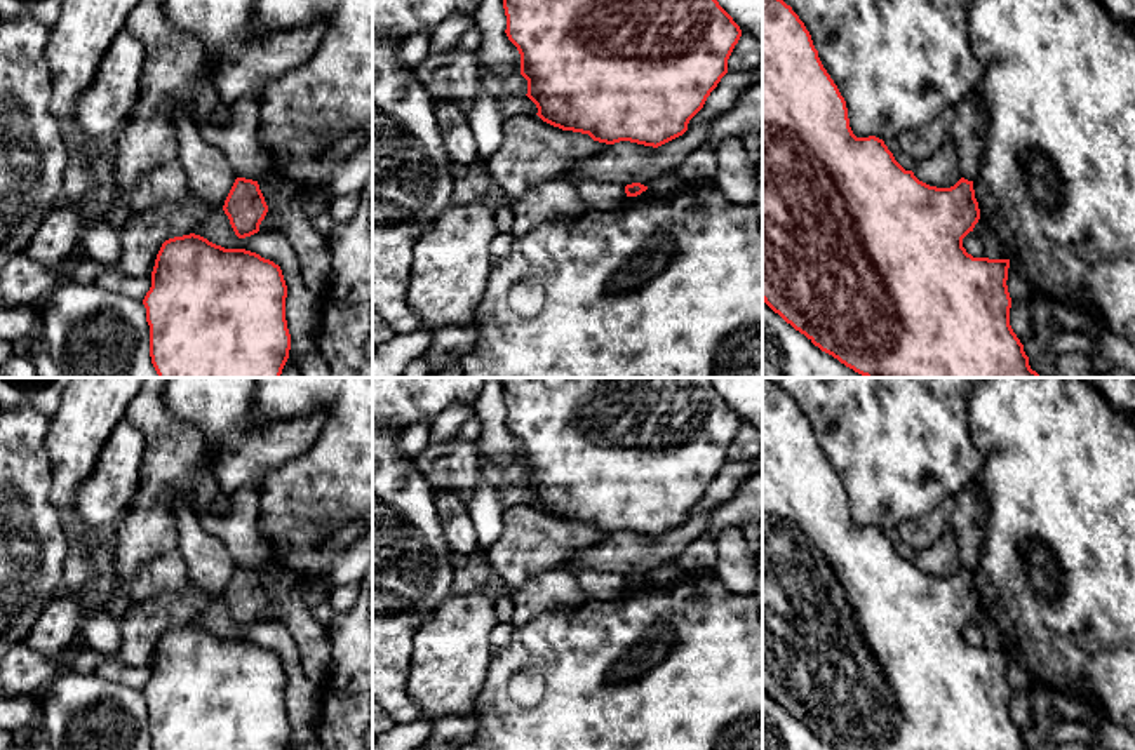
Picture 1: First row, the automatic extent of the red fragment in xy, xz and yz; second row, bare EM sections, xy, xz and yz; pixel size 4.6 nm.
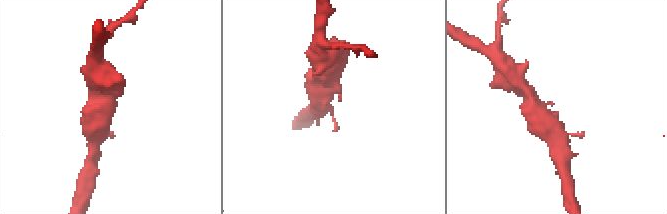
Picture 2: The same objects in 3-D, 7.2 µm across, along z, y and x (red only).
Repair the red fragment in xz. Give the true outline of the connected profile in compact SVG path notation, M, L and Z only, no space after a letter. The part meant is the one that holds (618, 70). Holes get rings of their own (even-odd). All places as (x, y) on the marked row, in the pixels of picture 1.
M503 0L503 9L505 9L505 16L507 16L505 33L520 54L520 75L527 80L527 94L526 96L536 104L536 108L538 108L536 115L543 122L547 122L554 127L559 127L562 131L588 134L594 141L606 143L606 144L630 141L630 143L658 148L658 146L682 136L688 131L689 120L703 108L710 92L717 87L721 78L728 73L728 59L729 59L735 45L738 44L740 37L742 37L740 26L719 5L717 0Z

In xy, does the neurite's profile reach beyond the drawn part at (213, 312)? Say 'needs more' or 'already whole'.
already whole

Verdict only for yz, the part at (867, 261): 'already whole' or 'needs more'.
already whole

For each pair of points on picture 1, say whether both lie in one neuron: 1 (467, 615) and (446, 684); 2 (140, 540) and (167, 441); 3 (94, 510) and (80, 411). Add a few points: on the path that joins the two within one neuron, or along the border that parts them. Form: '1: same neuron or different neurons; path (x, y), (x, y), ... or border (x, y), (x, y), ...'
1: same neuron; path (458, 632), (448, 667)
2: same neuron; path (150, 515), (154, 496), (167, 475), (167, 465)
3: different neurons; border (108, 439), (75, 491), (79, 515)

